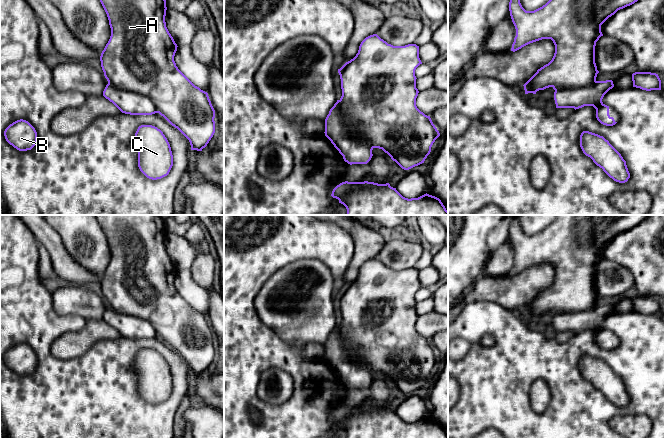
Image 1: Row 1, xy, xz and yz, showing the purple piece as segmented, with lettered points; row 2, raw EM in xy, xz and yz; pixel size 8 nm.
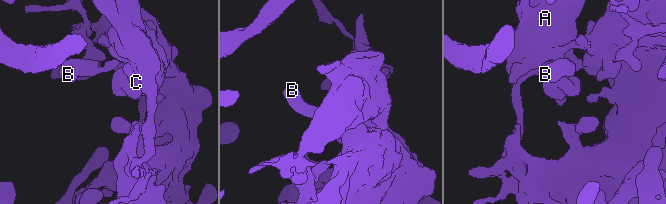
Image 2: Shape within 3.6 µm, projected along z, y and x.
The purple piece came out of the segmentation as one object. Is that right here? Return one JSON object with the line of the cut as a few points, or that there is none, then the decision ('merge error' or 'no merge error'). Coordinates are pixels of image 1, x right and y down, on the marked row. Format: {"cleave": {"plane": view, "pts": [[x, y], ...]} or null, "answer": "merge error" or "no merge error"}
{"cleave": {"plane": "xz", "pts": [[339, 100], [343, 121], [347, 129], [372, 148]]}, "answer": "merge error"}

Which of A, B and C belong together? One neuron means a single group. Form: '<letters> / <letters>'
A C / B

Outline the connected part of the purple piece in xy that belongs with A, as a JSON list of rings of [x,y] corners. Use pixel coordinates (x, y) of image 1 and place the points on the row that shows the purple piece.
[[[100,0],[109,20],[111,36],[100,61],[108,83],[121,90],[142,94],[152,100],[157,113],[177,128],[190,142],[191,150],[202,151],[215,133],[215,110],[208,93],[195,86],[176,66],[177,44],[166,22],[166,0]]]

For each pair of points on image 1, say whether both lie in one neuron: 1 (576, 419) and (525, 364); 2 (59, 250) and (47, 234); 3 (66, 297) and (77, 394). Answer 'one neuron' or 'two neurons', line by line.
1: one neuron
2: one neuron
3: two neurons

